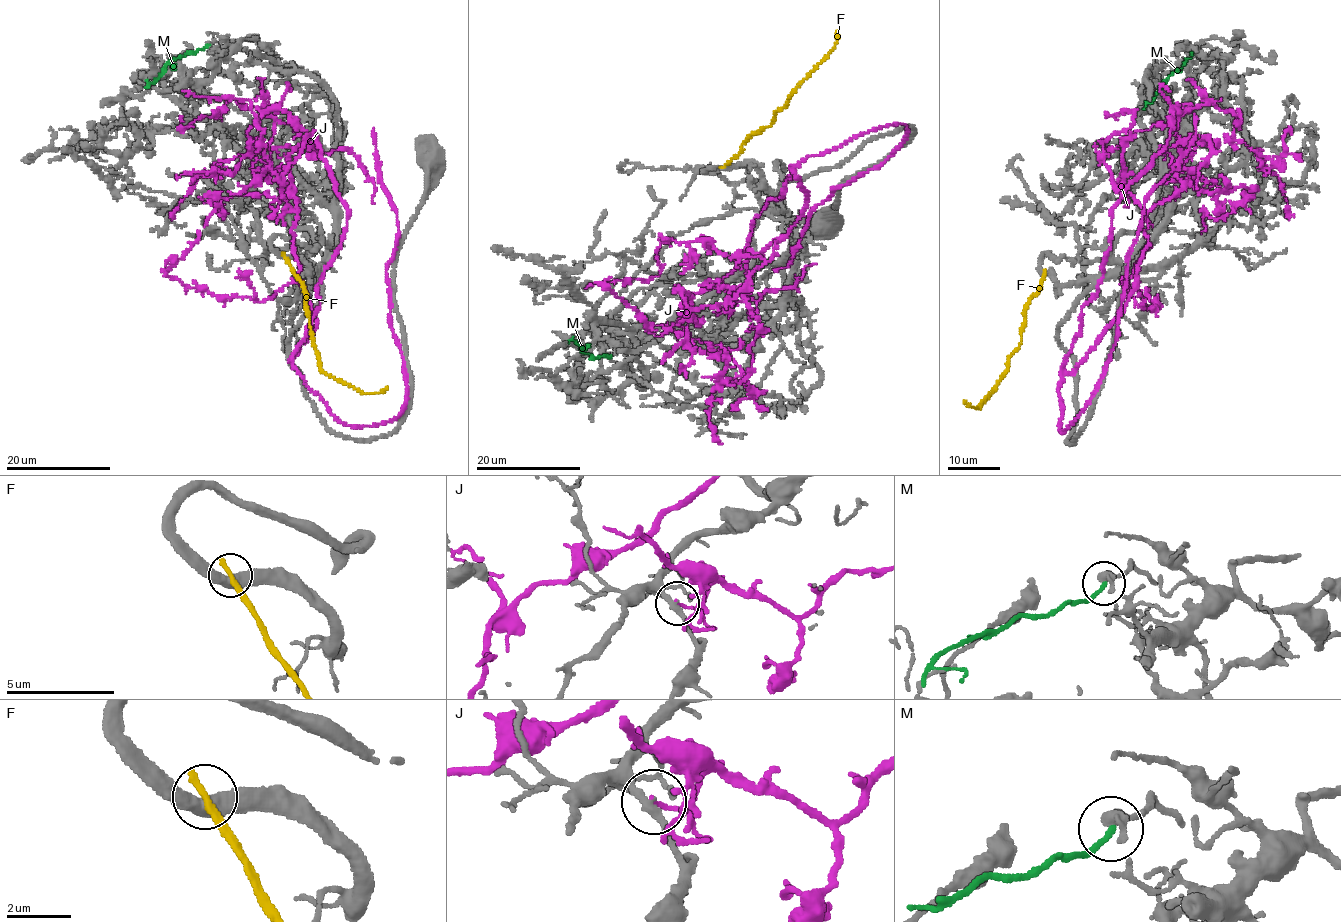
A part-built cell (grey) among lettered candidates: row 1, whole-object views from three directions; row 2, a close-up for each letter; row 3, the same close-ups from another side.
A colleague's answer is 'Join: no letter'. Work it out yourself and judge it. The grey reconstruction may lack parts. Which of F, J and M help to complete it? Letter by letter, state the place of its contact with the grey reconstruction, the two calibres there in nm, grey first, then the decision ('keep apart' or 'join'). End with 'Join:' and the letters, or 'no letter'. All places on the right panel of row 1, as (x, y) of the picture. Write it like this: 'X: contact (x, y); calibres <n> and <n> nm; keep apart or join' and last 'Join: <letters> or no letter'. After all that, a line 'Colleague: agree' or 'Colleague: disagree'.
F: contact (1044, 273); calibres 440 and 280 nm; keep apart
J: contact (1189, 134); calibres 200 and 120 nm; keep apart
M: contact (1192, 53); calibres 440 and 170 nm; keep apart
Join: no letter
Colleague: agree

